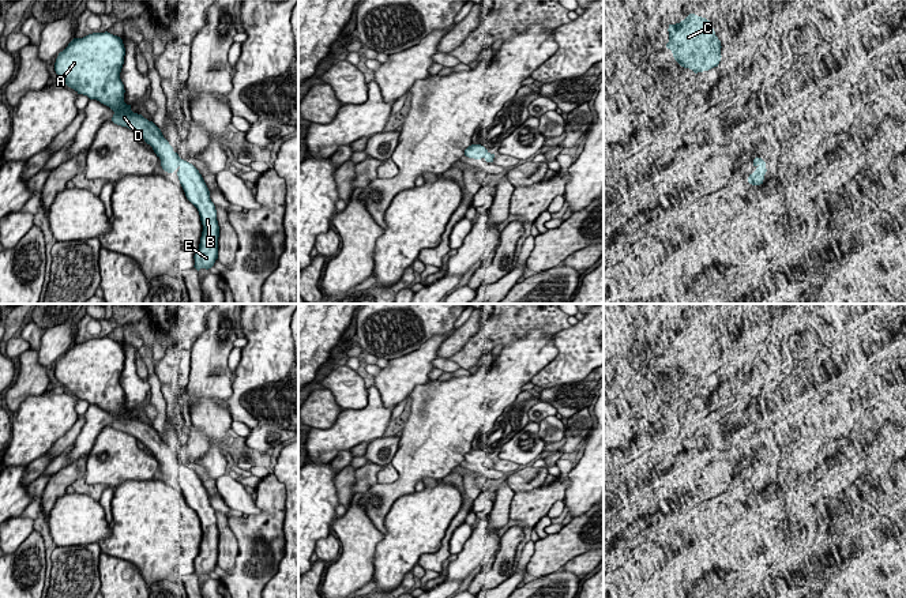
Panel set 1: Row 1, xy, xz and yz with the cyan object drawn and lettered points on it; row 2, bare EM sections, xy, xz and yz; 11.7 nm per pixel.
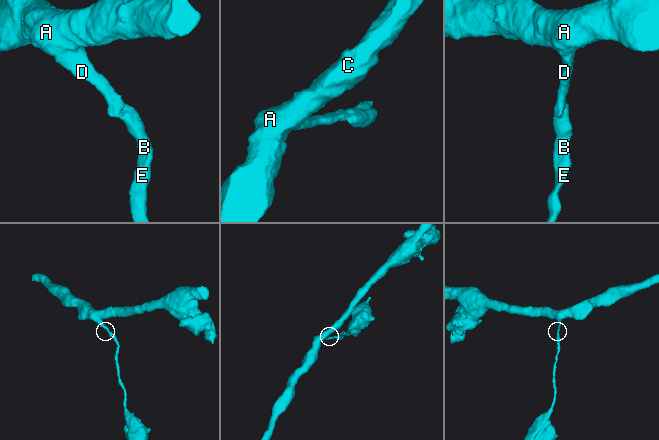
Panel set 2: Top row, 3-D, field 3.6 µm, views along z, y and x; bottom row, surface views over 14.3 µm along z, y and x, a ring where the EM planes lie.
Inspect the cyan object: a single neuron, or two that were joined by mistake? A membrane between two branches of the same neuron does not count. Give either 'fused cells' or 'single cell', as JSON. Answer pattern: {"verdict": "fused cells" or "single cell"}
{"verdict": "single cell"}

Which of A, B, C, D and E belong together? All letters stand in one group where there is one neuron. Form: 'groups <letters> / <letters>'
groups A B C D E

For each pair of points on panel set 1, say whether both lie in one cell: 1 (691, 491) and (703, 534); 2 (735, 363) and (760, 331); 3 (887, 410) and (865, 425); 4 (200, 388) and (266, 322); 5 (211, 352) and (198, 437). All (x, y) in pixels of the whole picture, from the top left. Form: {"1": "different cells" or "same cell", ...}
{"1": "different cells", "2": "same cell", "3": "different cells", "4": "different cells", "5": "different cells"}

